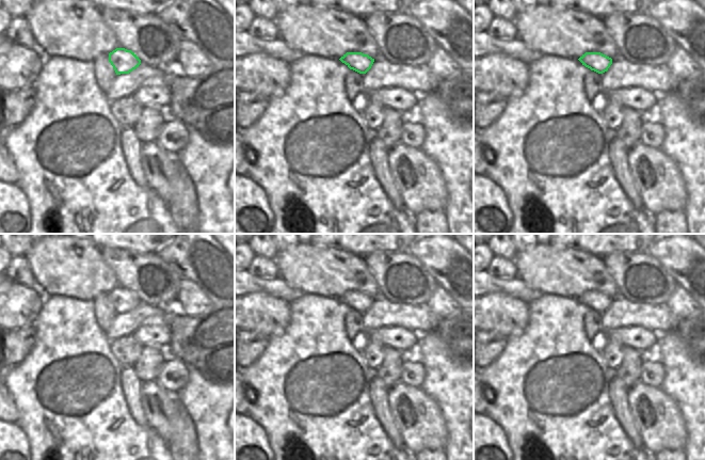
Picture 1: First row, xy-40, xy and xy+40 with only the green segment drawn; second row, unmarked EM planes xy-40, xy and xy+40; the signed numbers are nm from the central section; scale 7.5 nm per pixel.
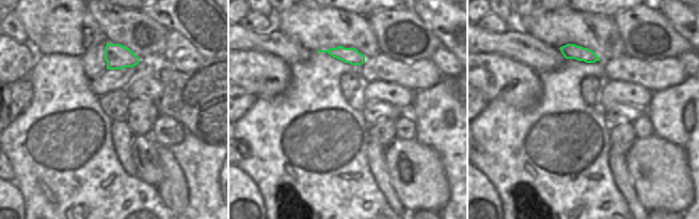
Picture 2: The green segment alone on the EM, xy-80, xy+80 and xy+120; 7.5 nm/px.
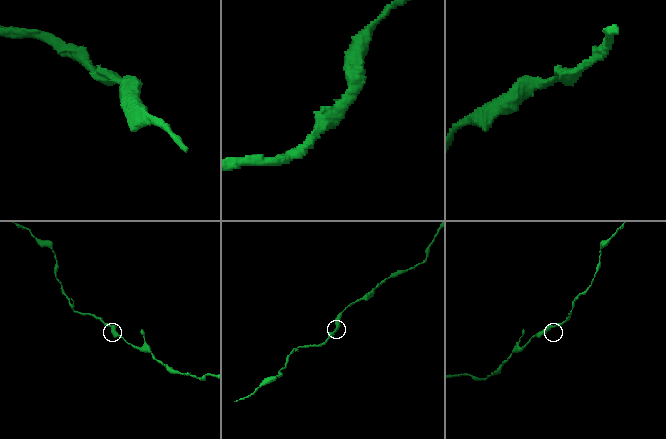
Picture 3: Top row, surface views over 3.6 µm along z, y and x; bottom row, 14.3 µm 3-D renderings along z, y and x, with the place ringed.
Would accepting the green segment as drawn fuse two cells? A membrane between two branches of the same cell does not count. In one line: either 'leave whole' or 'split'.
leave whole

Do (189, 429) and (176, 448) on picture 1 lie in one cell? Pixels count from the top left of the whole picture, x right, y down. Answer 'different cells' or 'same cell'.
same cell

